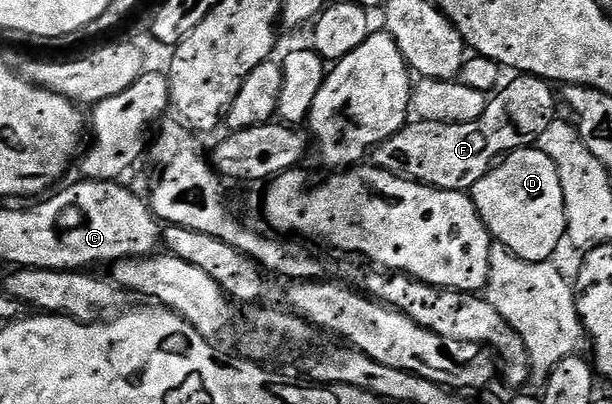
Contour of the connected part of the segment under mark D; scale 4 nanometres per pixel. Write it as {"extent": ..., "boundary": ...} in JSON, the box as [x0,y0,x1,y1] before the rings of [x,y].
{"extent":[471,146,567,262],"boundary":[[[537,146],[508,153],[500,163],[490,168],[486,176],[475,182],[471,195],[496,243],[527,262],[549,262],[554,259],[557,247],[567,236],[565,199],[555,162],[551,162],[551,158]]]}

